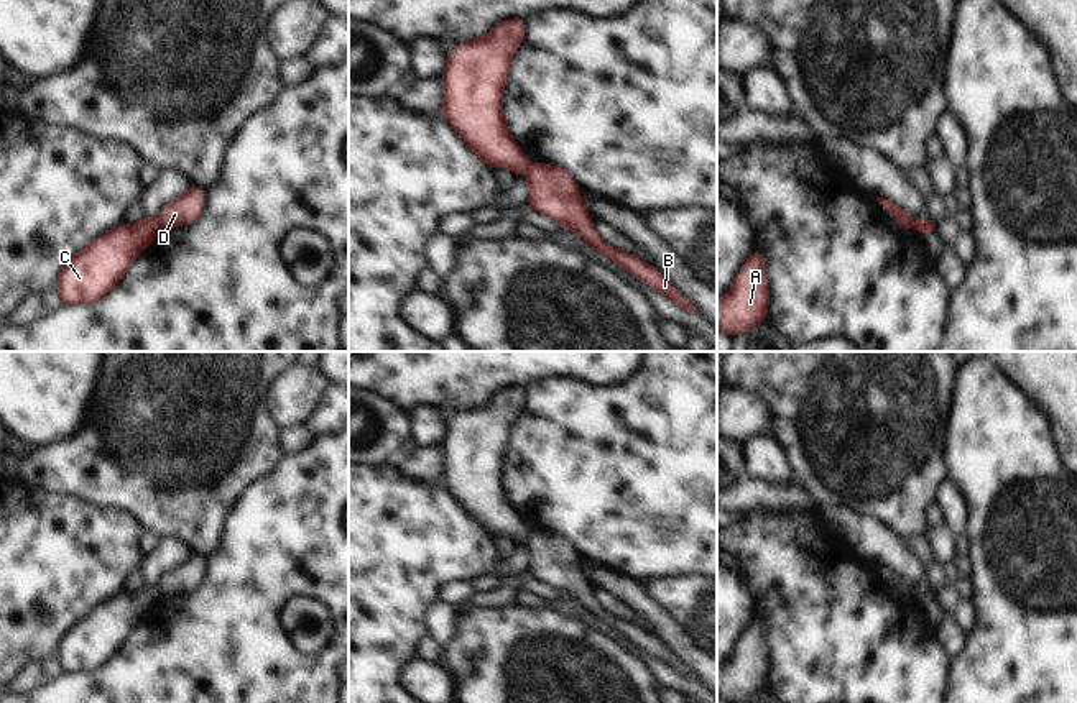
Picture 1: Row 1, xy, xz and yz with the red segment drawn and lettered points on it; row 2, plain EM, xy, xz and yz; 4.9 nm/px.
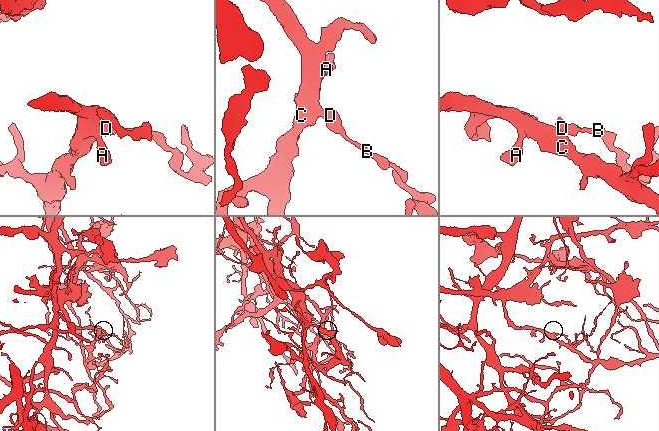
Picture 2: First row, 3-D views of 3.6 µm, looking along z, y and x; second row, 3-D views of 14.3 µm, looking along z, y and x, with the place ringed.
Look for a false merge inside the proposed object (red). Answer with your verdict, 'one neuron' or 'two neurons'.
two neurons

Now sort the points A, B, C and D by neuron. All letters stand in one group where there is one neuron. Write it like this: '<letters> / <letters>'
A C / B D

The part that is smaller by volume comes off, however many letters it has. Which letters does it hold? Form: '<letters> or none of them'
B, D

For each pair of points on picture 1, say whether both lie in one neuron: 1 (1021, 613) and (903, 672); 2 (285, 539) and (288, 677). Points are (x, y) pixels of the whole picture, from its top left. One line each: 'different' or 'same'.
1: different
2: same

